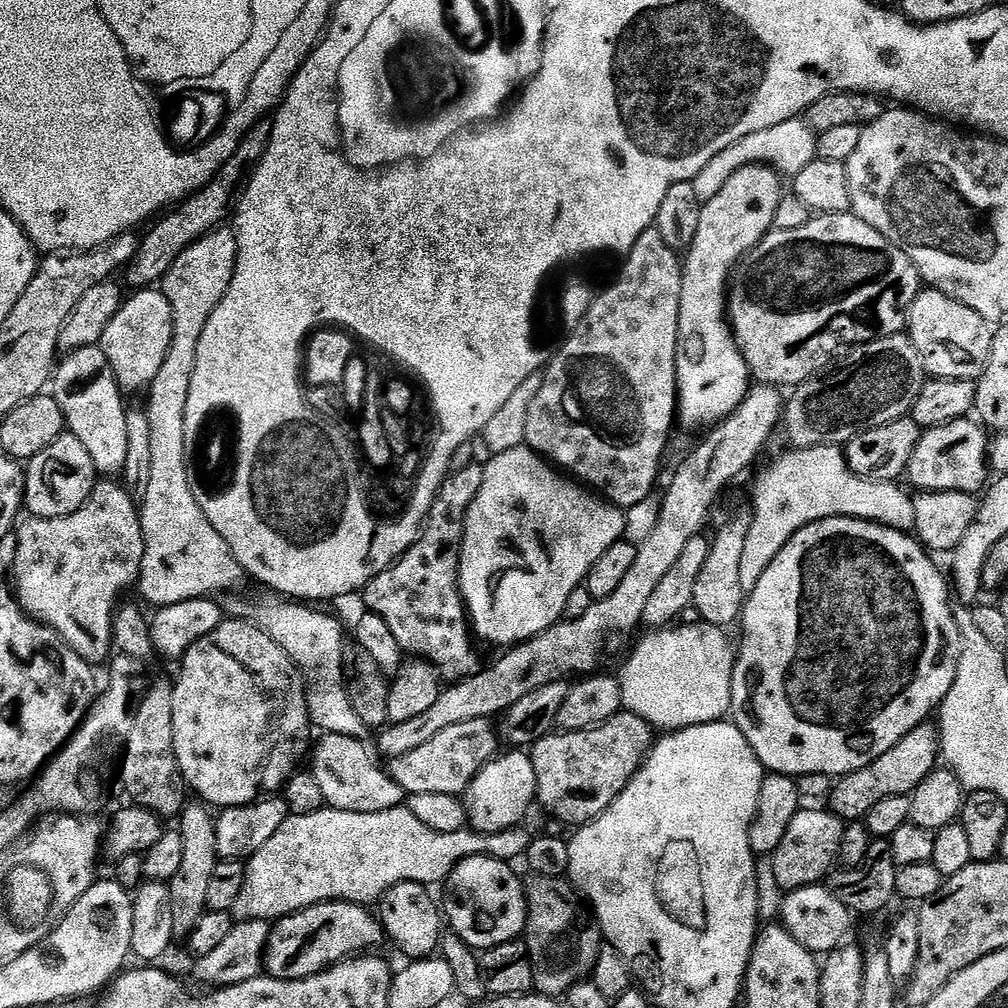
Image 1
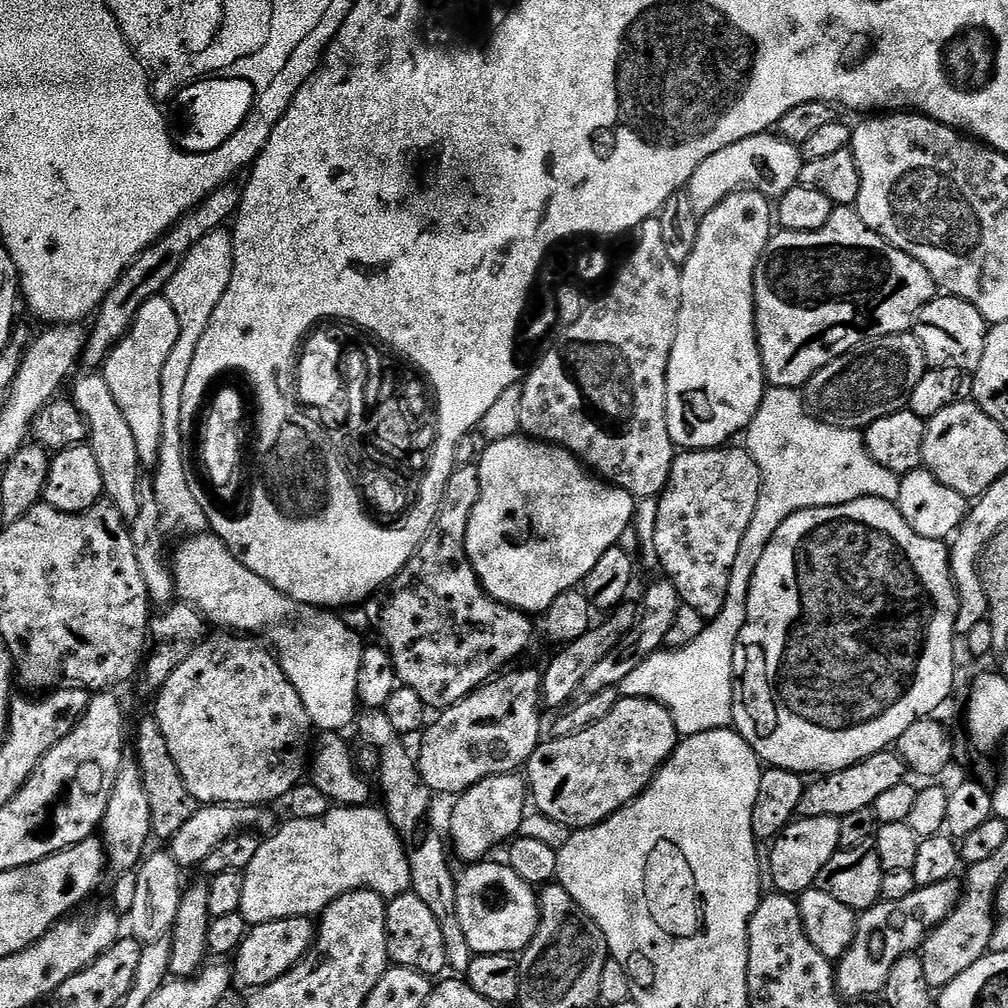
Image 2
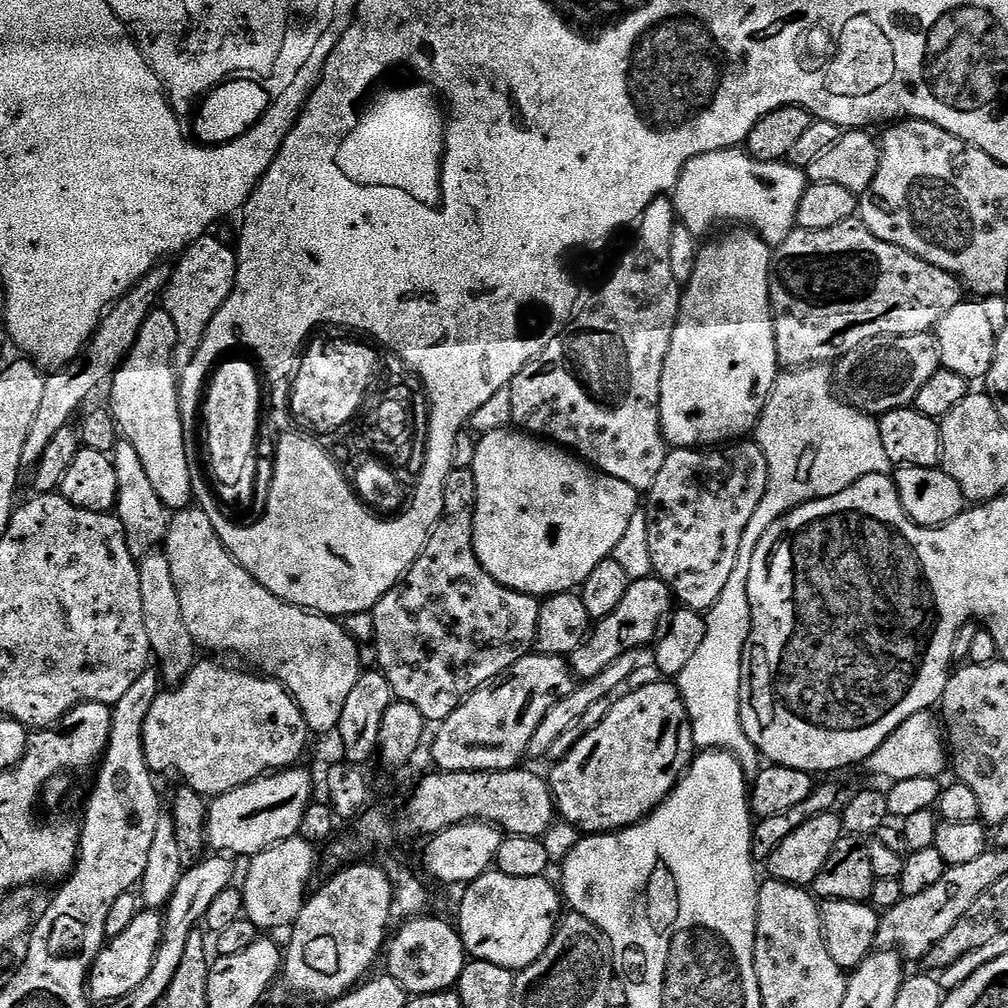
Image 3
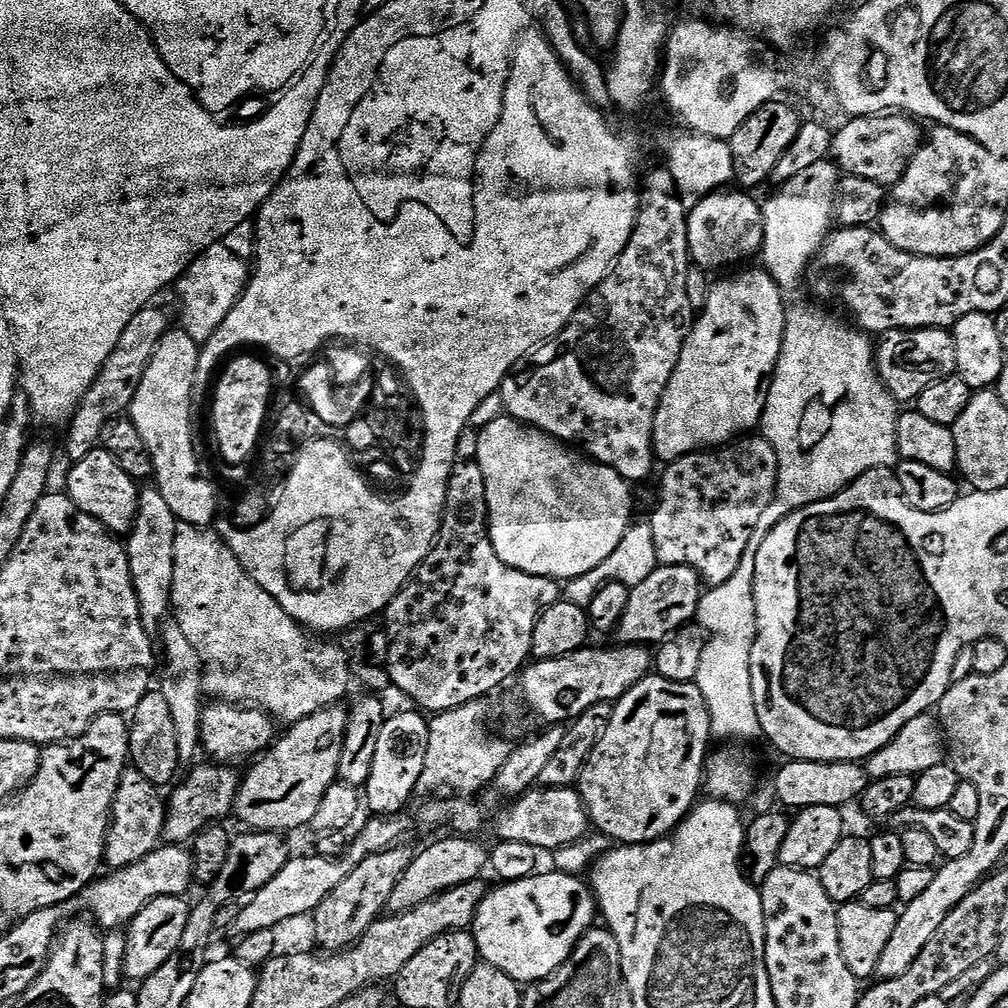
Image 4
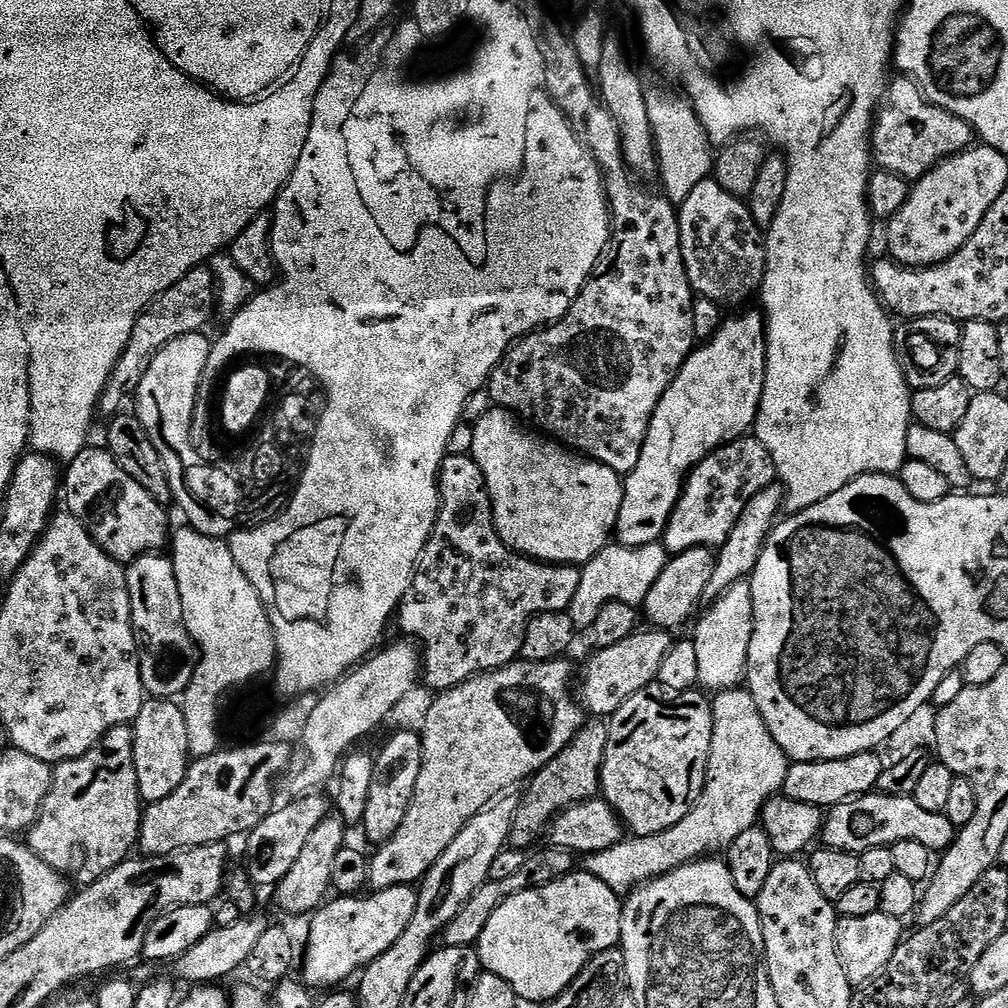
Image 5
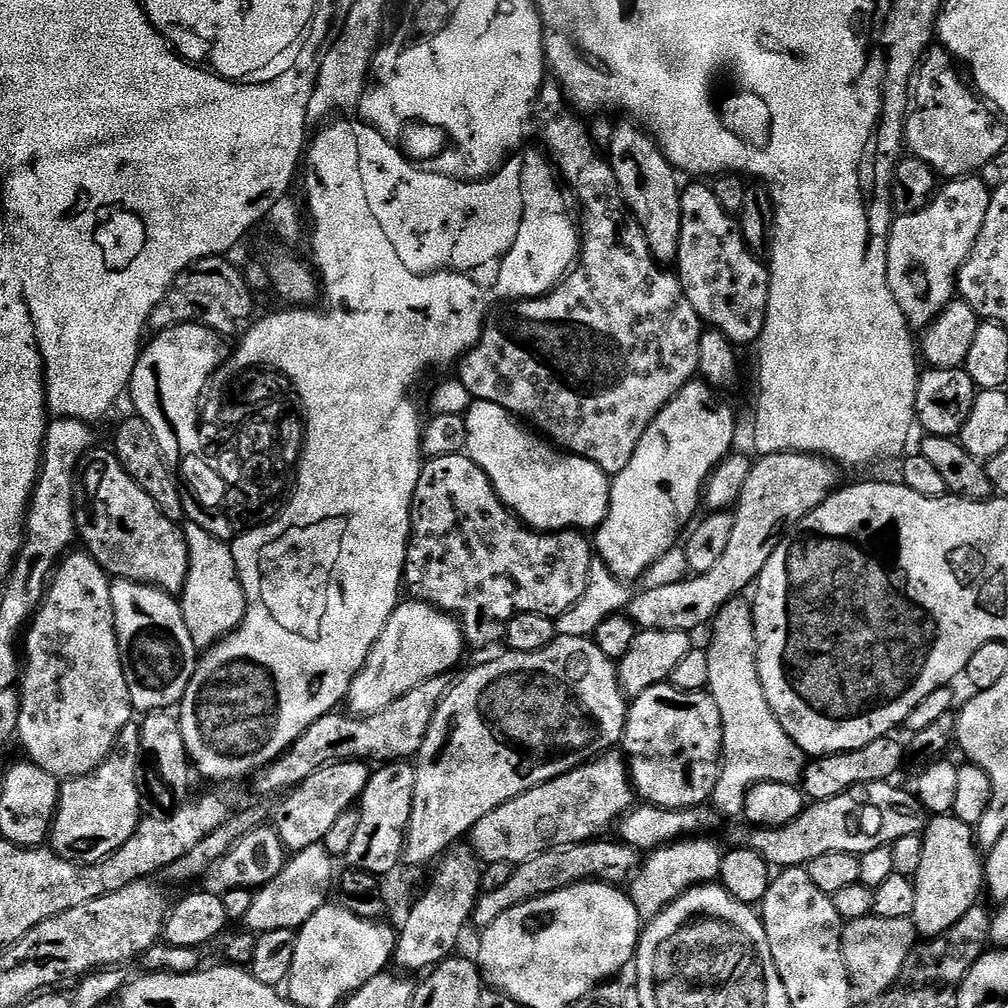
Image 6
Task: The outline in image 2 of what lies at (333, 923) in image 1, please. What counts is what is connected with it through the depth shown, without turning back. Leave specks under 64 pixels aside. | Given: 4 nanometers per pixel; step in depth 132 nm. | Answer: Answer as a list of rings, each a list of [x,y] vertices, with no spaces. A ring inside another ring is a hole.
[[[307,916],[286,917],[284,920],[255,925],[234,953],[236,964],[231,965],[233,985],[237,989],[255,990],[265,988],[270,982],[285,976],[312,951],[316,929],[317,925]]]

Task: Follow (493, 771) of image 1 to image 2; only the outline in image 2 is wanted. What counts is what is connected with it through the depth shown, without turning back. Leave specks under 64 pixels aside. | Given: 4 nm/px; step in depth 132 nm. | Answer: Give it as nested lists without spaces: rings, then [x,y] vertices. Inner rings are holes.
[[[509,774],[507,776],[488,776],[482,782],[478,782],[470,790],[459,793],[455,797],[456,805],[452,808],[452,821],[448,828],[452,831],[450,836],[450,848],[464,859],[464,862],[480,862],[495,844],[507,845],[519,833],[522,822],[526,815],[526,809],[530,804],[530,792],[526,787],[526,780],[523,775]]]

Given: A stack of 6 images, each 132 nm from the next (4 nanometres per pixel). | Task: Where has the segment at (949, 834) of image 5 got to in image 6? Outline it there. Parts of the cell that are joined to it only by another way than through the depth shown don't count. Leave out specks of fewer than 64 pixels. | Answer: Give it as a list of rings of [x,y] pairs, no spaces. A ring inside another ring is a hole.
[[[892,782],[859,784],[829,800],[809,803],[805,807],[804,813],[786,826],[778,826],[777,828],[749,827],[747,829],[749,832],[745,834],[743,843],[750,850],[762,854],[766,863],[773,869],[783,870],[785,868],[803,868],[822,854],[845,852],[861,857],[870,850],[878,850],[896,844],[898,838],[920,836],[929,824],[929,813],[924,811],[919,799],[911,791],[908,791],[909,793],[903,792],[902,789],[895,788],[894,785],[895,783]]]

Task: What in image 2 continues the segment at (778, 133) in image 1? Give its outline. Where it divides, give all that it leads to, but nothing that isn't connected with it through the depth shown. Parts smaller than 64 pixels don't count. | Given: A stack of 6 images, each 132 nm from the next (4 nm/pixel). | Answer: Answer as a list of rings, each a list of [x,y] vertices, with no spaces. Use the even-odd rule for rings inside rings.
[[[779,135],[747,136],[742,142],[734,142],[734,146],[726,146],[726,150],[718,150],[718,154],[710,154],[710,158],[694,170],[686,185],[690,205],[701,217],[714,210],[731,192],[751,190],[769,198],[782,197],[800,184],[801,163],[799,147],[781,140]]]

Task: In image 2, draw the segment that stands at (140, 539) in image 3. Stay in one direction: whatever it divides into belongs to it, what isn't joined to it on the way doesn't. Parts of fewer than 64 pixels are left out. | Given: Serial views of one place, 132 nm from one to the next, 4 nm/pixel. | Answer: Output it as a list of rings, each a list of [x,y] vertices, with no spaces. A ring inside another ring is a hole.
[[[88,370],[85,376],[78,376],[71,381],[70,399],[78,406],[88,423],[86,444],[91,448],[94,458],[98,458],[104,496],[107,503],[115,506],[125,521],[131,522],[138,514],[138,486],[142,479],[142,465],[138,458],[138,446],[134,443],[134,434],[126,423],[126,418],[122,418],[122,410],[118,410],[118,402],[114,402],[114,394],[110,394],[106,378],[96,370]]]

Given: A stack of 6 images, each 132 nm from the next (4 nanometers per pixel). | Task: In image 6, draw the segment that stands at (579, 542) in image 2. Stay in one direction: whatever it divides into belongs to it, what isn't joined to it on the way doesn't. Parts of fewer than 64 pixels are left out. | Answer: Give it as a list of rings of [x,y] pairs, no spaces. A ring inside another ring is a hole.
[[[473,400],[464,416],[464,425],[468,435],[466,454],[488,475],[500,500],[528,527],[537,532],[595,530],[608,517],[608,508],[612,504],[612,480],[608,473],[585,456],[557,450],[543,435],[518,422],[517,417],[494,402]]]

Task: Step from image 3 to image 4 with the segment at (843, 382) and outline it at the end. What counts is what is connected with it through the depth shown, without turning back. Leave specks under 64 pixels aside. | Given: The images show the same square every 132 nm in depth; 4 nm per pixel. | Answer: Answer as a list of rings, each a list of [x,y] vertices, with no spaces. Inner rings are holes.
[[[914,328],[893,330],[879,337],[874,348],[874,363],[880,381],[889,396],[897,402],[915,401],[931,384],[937,384],[945,376],[956,371],[954,338],[946,328]],[[880,340],[880,344],[879,344]]]

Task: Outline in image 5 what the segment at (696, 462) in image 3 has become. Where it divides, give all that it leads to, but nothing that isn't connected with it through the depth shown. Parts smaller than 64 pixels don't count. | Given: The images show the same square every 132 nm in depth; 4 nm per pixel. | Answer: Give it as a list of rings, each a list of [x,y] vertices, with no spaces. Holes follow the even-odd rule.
[[[745,434],[738,440],[721,444],[688,473],[680,491],[680,501],[662,537],[664,547],[672,554],[683,554],[692,548],[719,549],[727,544],[745,501],[757,496],[763,488],[773,487],[777,480],[774,462],[755,435]]]

